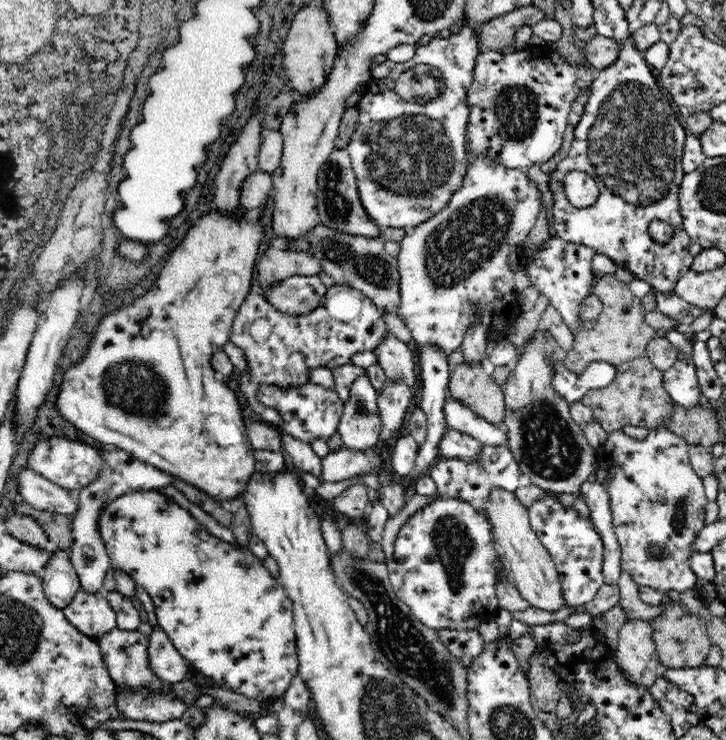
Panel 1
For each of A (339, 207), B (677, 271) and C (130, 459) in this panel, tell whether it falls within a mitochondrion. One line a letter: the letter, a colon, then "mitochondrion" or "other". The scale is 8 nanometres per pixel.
A: mitochondrion
B: other
C: other

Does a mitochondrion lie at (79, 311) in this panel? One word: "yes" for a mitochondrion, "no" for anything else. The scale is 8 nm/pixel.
no

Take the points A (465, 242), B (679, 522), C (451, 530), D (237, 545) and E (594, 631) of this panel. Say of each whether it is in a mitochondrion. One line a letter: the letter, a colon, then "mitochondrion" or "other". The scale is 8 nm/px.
A: mitochondrion
B: mitochondrion
C: mitochondrion
D: other
E: other

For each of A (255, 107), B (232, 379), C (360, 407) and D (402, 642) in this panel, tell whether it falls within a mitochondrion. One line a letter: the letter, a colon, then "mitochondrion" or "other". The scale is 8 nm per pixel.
A: other
B: other
C: mitochondrion
D: mitochondrion

